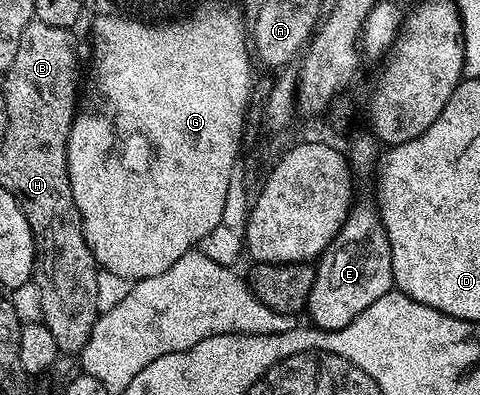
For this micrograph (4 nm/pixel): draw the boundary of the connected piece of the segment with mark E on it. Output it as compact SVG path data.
M354 204L341 232L316 262L315 283L311 287L307 314L318 329L342 329L354 321L375 299L391 292L393 269L388 260L377 261L377 253L388 254L389 240L381 214L372 204Z

